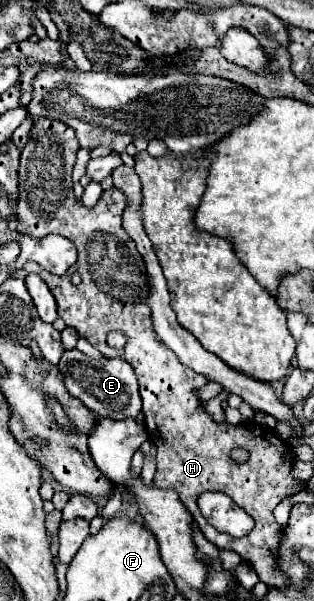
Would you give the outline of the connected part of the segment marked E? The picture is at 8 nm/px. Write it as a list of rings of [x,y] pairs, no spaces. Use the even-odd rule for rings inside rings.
[[[72,349],[72,351],[64,351],[58,369],[68,393],[80,399],[96,415],[110,419],[126,419],[126,417],[134,419],[140,413],[142,399],[138,393],[138,379],[136,373],[132,371],[132,365],[128,365],[128,361],[106,359],[104,363],[94,363],[94,359],[90,359],[88,355],[80,353],[78,349]]]

